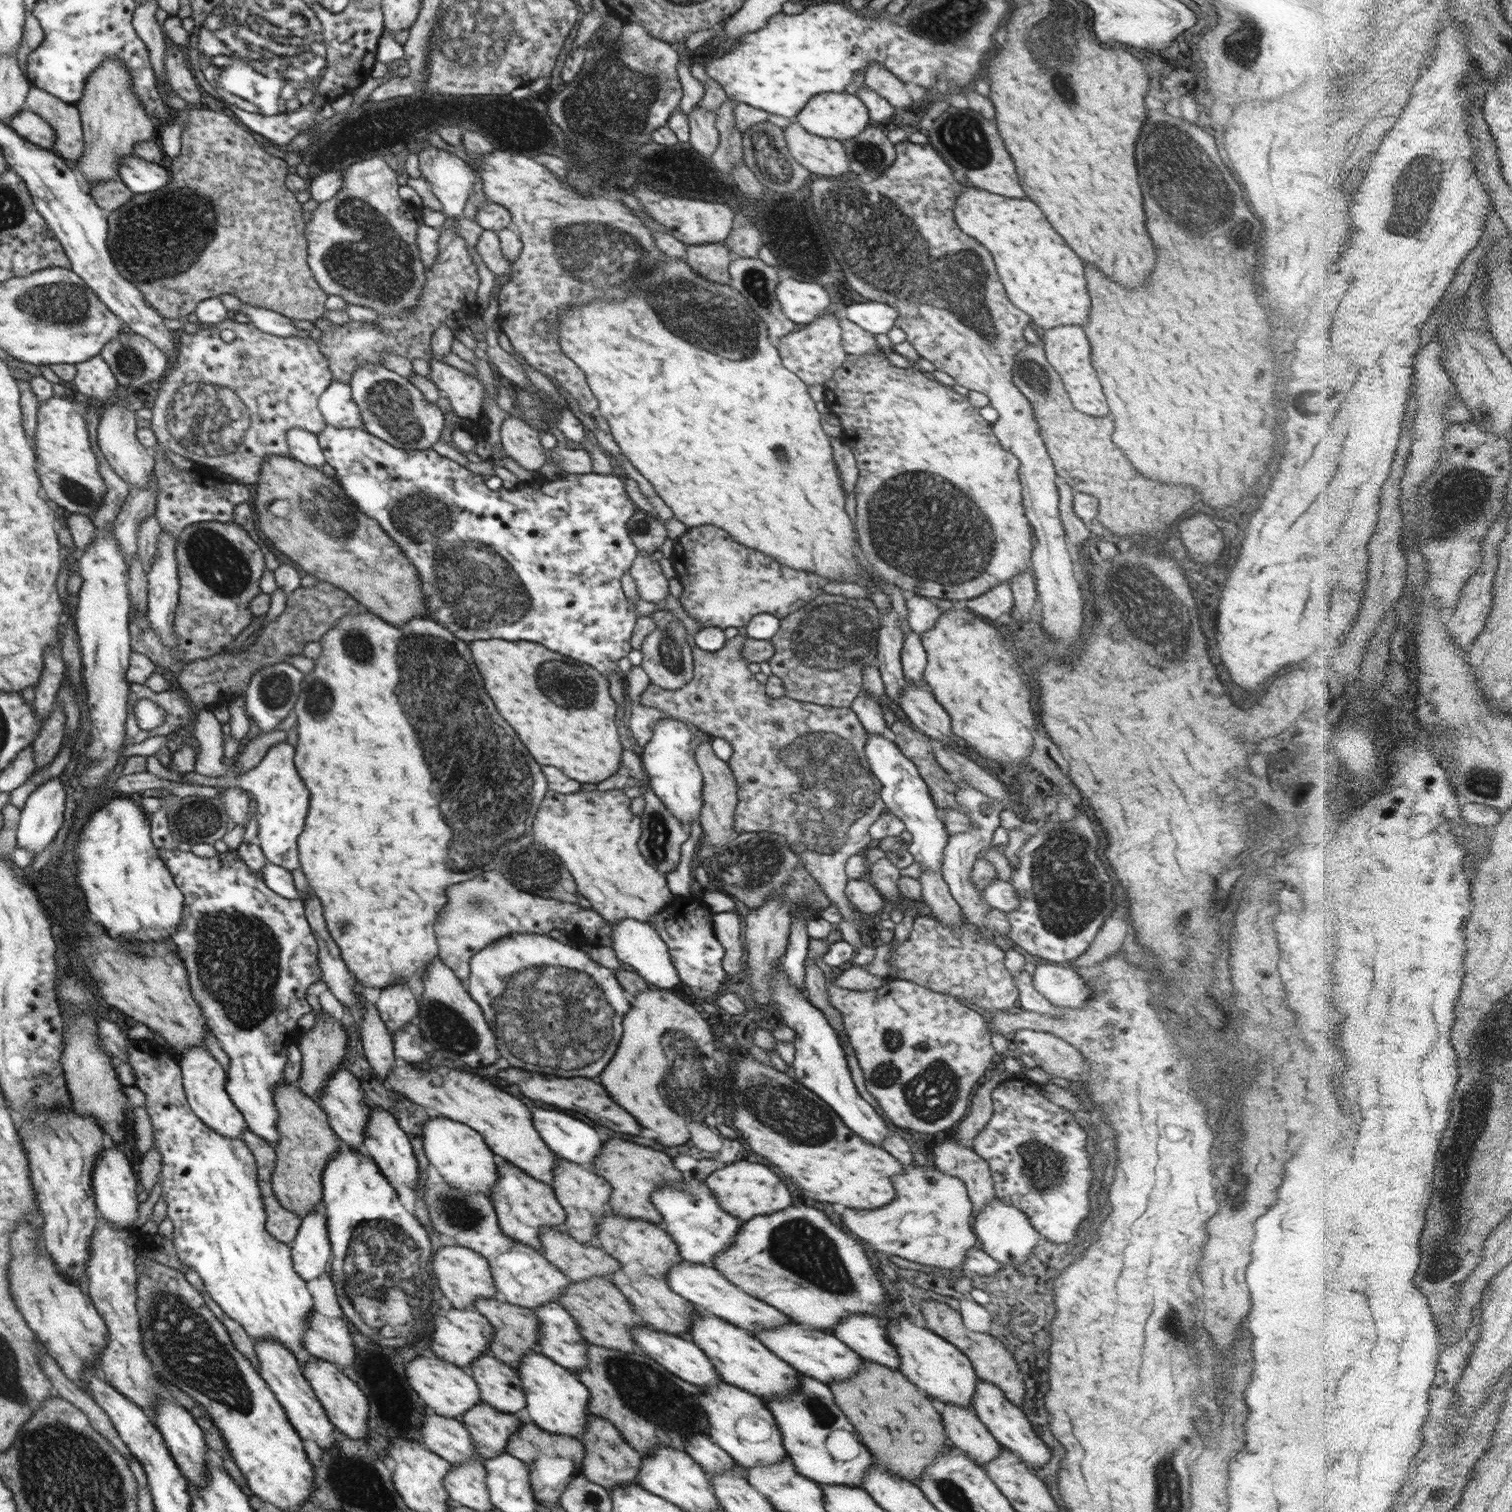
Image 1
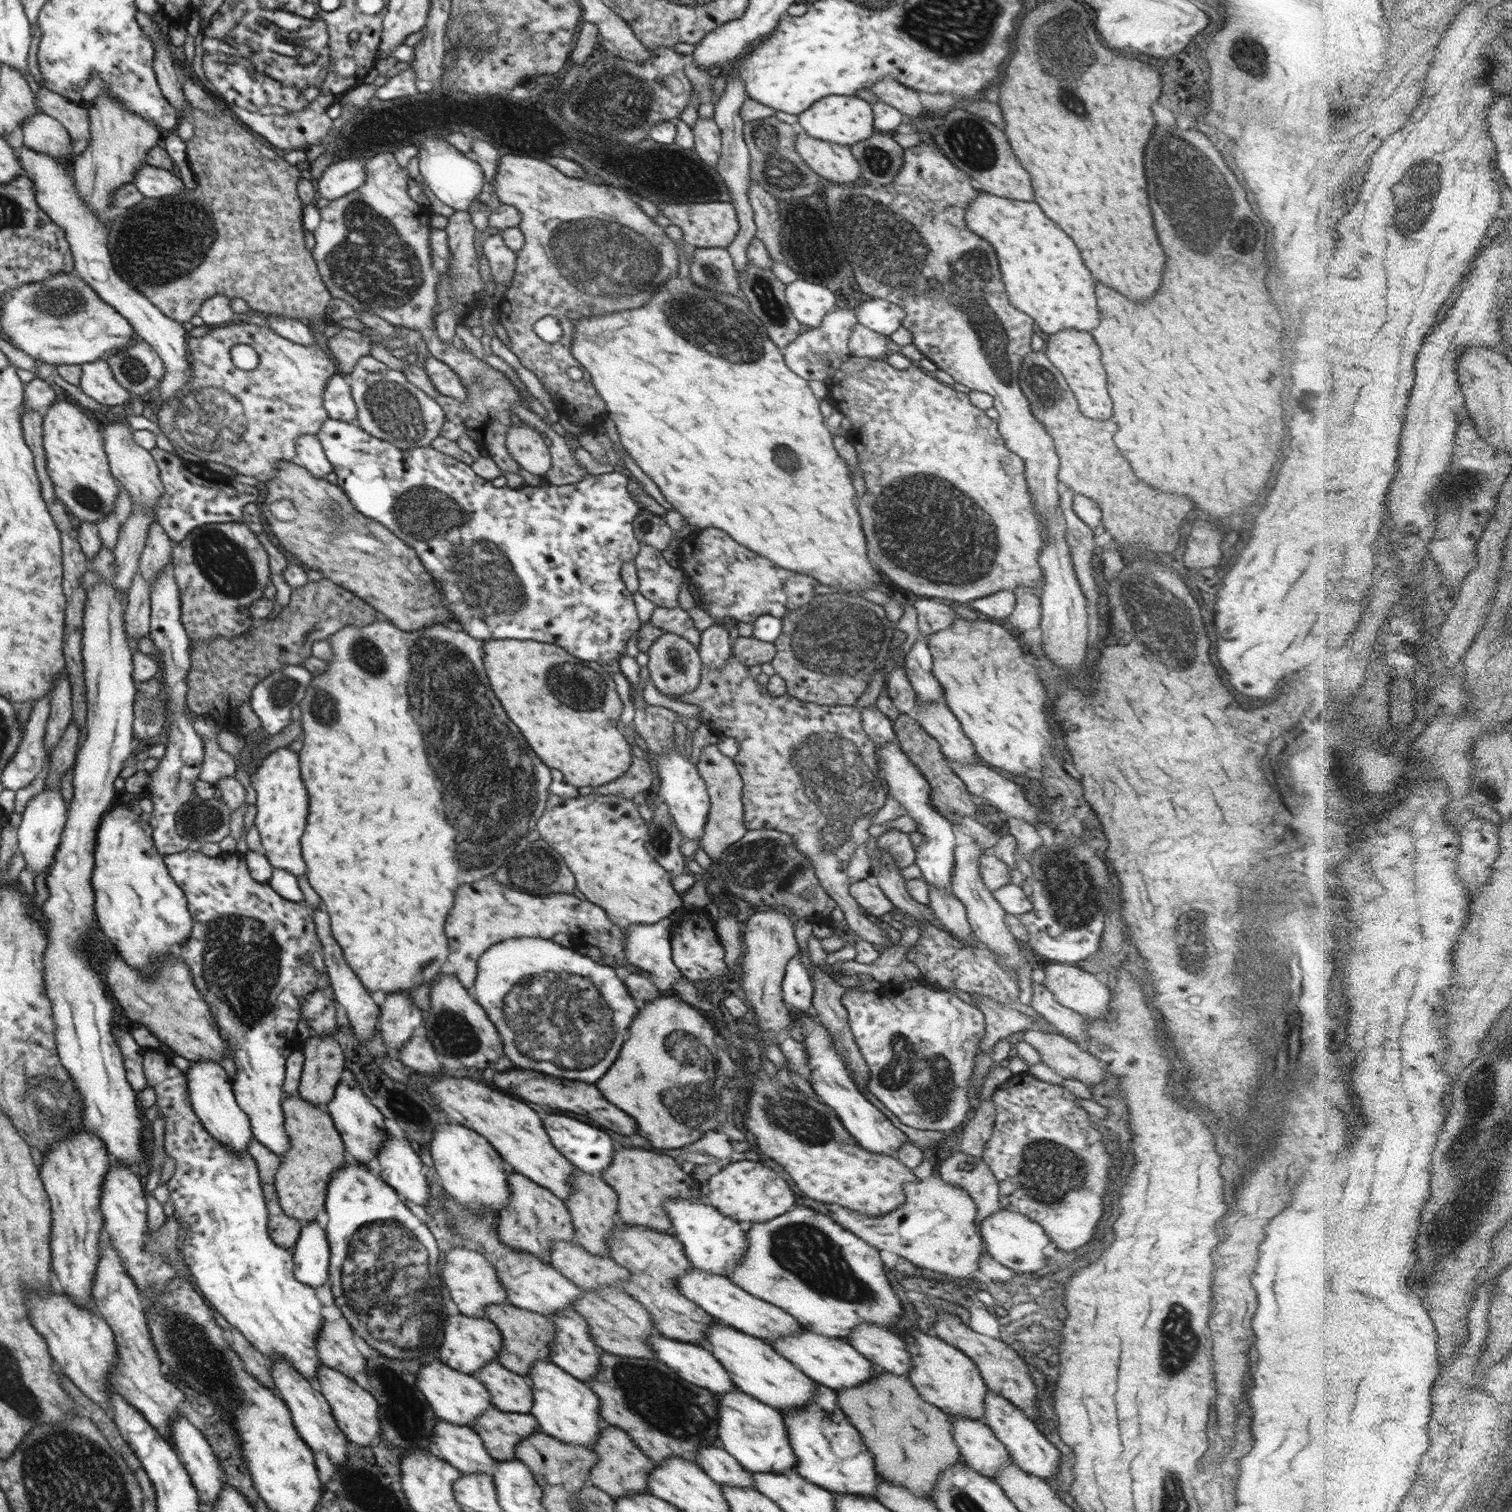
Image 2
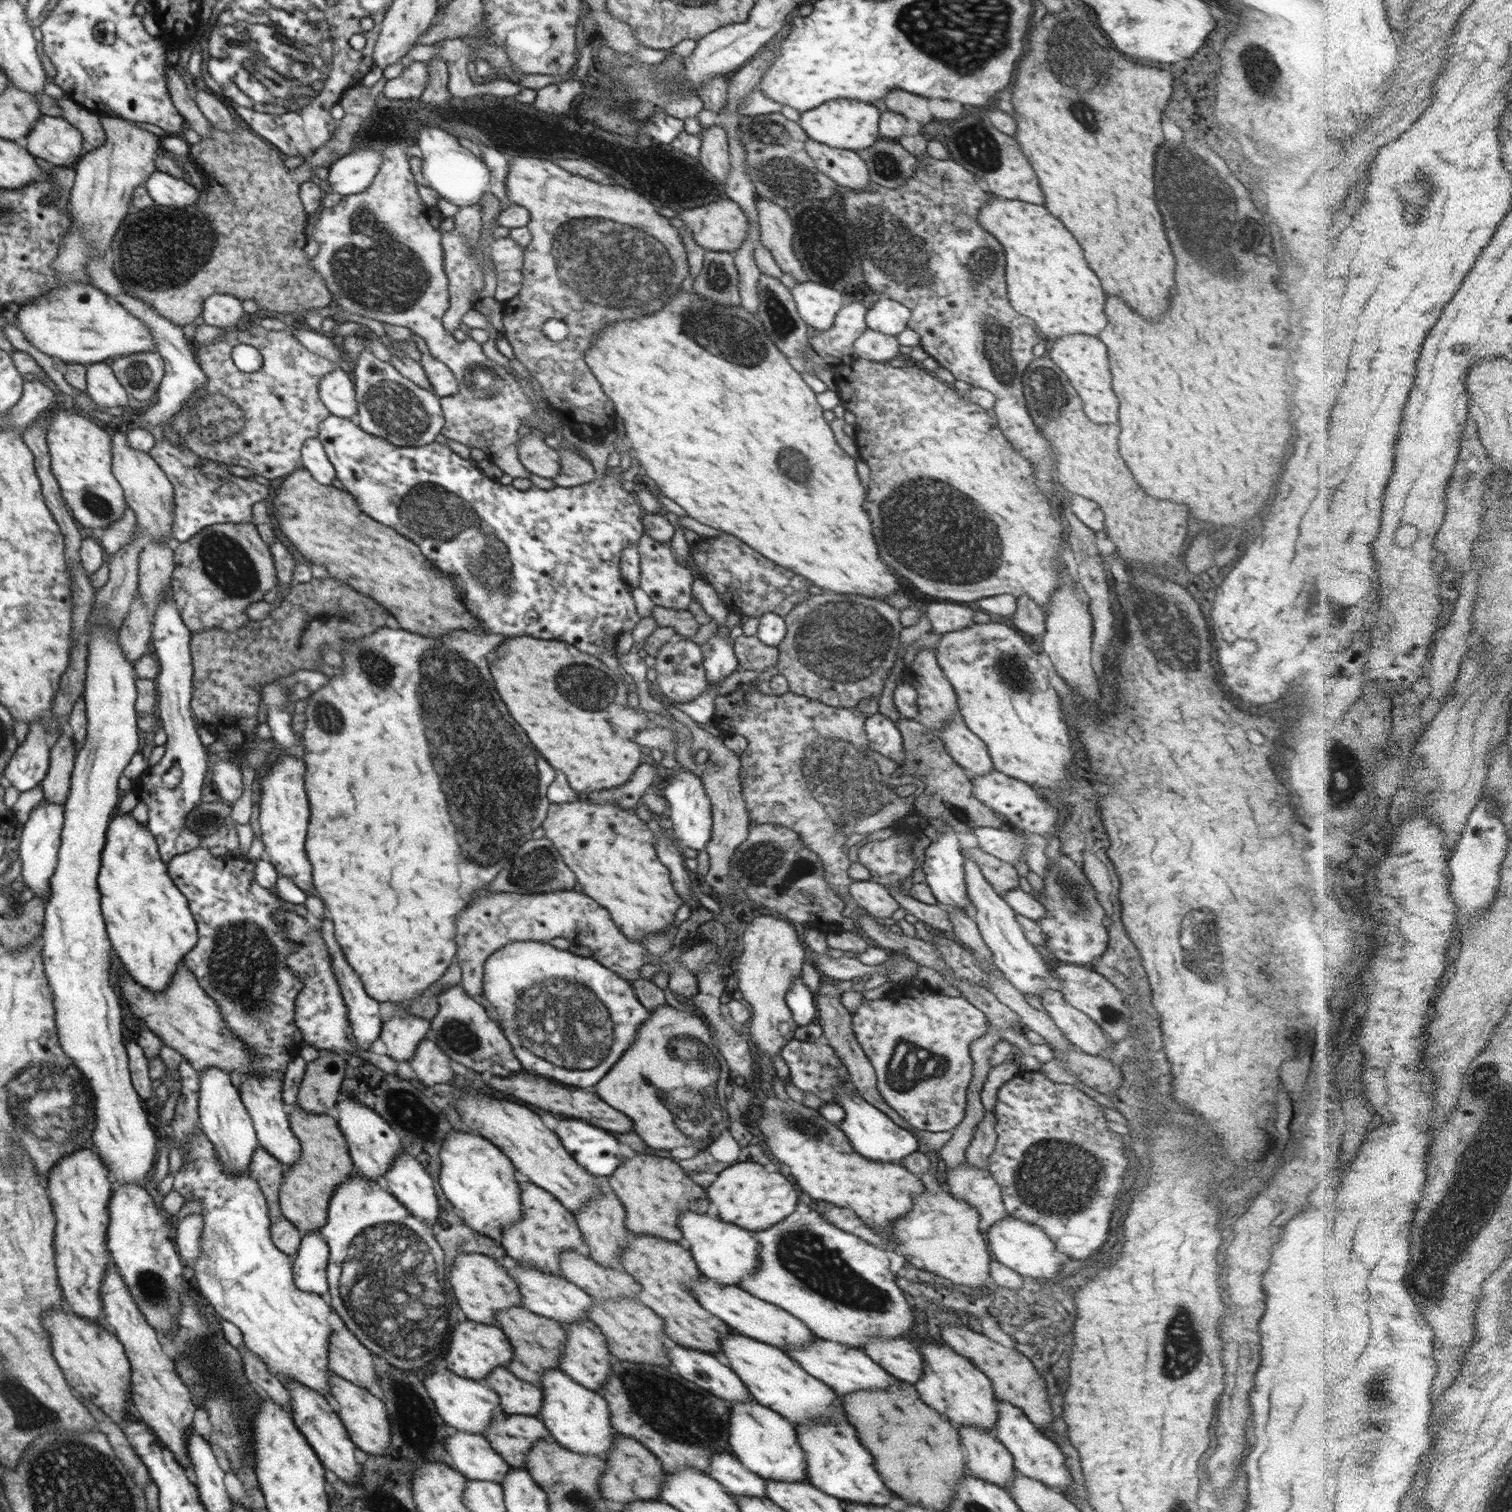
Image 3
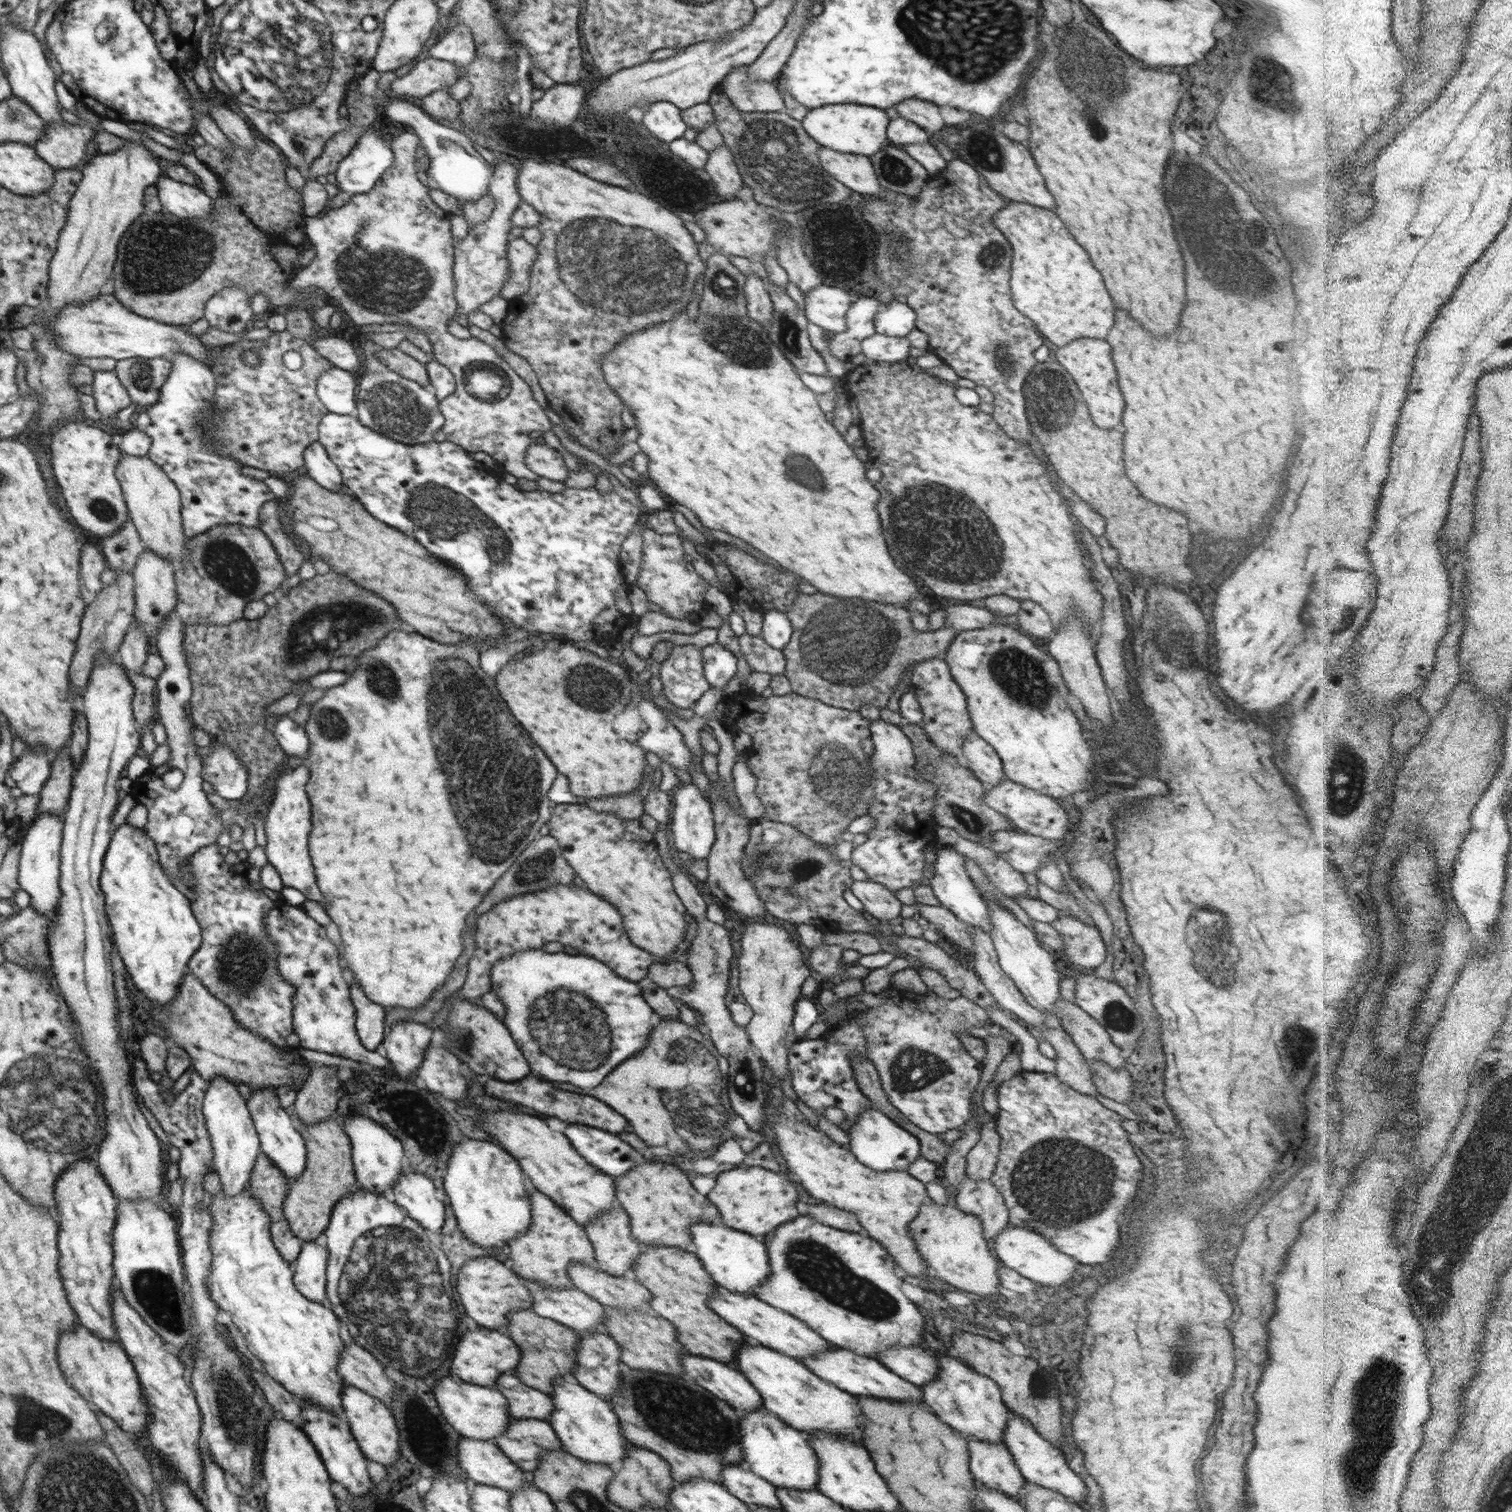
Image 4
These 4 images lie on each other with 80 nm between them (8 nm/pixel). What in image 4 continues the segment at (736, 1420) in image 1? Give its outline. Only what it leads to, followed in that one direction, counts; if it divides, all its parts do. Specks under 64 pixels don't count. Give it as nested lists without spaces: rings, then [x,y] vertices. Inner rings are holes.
[[[760,1407],[752,1412],[739,1412],[739,1442],[743,1460],[749,1464],[749,1469],[758,1476],[761,1476],[767,1482],[770,1482],[775,1488],[786,1488],[794,1491],[816,1491],[818,1482],[818,1457],[814,1449],[809,1445],[807,1432],[798,1432],[795,1428],[788,1426],[783,1420],[780,1420],[773,1412]]]

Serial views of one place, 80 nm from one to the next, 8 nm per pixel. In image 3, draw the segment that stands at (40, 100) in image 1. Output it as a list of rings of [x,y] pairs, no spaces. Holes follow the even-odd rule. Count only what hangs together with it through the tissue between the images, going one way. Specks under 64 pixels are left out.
[[[59,99],[55,102],[62,109],[61,116],[82,133],[84,153],[103,145],[105,132],[100,126],[100,119],[97,114],[86,110],[80,103],[72,99]]]

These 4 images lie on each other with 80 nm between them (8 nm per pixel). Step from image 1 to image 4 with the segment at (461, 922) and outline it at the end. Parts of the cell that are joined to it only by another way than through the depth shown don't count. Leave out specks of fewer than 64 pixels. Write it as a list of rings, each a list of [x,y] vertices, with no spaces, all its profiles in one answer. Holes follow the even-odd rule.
[[[560,884],[546,890],[520,893],[511,896],[490,907],[490,912],[476,917],[477,931],[474,934],[476,948],[467,962],[468,974],[462,988],[448,996],[441,1011],[427,1022],[431,1029],[439,1028],[447,1019],[452,1002],[456,998],[472,1000],[491,990],[491,968],[498,959],[510,956],[516,951],[542,949],[552,941],[559,941],[565,946],[572,946],[584,952],[584,955],[602,961],[608,968],[626,980],[638,982],[646,978],[648,967],[655,963],[655,958],[648,951],[638,948],[627,935],[618,909],[603,896],[580,889],[574,884]]]

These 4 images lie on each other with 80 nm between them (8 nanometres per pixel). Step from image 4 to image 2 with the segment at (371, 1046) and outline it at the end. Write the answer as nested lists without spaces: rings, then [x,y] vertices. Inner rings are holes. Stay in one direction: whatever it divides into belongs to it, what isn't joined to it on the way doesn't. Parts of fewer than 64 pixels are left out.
[[[318,908],[313,912],[313,919],[317,937],[321,942],[322,963],[324,964],[324,970],[329,976],[329,986],[332,987],[334,999],[345,1008],[347,1017],[356,1036],[362,1042],[365,1042],[374,1034],[374,1031],[378,1031],[379,1006],[374,1003],[374,1000],[372,1000],[367,992],[367,988],[361,983],[356,973],[345,961],[343,950],[336,940],[334,940],[333,934],[331,933],[331,918],[329,914]]]

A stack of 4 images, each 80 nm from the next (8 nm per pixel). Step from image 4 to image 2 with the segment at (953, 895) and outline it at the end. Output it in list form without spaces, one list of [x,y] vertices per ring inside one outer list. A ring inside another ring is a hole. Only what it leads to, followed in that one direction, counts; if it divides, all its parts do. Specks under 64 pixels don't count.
[[[898,743],[884,744],[877,748],[875,754],[880,759],[880,772],[888,783],[888,797],[898,801],[906,815],[911,816],[917,824],[917,831],[922,834],[920,845],[915,847],[916,863],[922,871],[922,878],[930,885],[936,885],[941,889],[948,889],[951,892],[951,878],[954,874],[954,847],[956,839],[952,833],[953,824],[942,816],[935,806],[930,804],[930,785],[922,776],[922,773],[908,760],[906,754],[901,750]]]

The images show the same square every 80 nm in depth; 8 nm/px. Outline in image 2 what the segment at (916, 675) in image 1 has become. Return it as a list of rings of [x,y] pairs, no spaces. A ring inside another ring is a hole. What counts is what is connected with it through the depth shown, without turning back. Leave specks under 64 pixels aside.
[[[917,640],[905,659],[905,673],[917,692],[918,703],[944,703],[943,688],[932,674],[932,655],[925,641]]]

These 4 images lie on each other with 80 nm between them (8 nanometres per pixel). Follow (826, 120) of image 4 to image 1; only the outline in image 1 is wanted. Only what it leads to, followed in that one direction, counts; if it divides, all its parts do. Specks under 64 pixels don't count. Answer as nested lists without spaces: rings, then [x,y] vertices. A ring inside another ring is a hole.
[[[825,92],[816,94],[797,114],[796,120],[810,134],[821,136],[822,138],[831,138],[834,140],[843,140],[859,135],[866,126],[872,124],[866,105],[856,95],[846,92]]]

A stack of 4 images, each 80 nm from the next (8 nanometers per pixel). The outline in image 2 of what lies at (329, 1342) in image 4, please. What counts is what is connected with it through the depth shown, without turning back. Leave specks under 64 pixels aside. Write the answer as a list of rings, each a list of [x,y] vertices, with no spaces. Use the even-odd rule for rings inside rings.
[[[146,1049],[142,1050],[143,1058],[143,1071],[147,1080],[147,1086],[154,1089],[155,1100],[157,1111],[159,1116],[164,1118],[164,1150],[166,1156],[174,1158],[176,1162],[174,1174],[166,1183],[169,1192],[169,1200],[172,1200],[174,1205],[174,1218],[178,1221],[180,1225],[179,1235],[186,1237],[184,1243],[179,1250],[182,1252],[183,1258],[185,1259],[185,1264],[189,1267],[192,1273],[191,1280],[194,1286],[205,1298],[206,1302],[210,1302],[210,1306],[215,1312],[220,1313],[231,1325],[234,1325],[242,1334],[245,1336],[246,1340],[250,1342],[264,1356],[267,1356],[270,1360],[283,1359],[289,1360],[289,1363],[294,1365],[294,1368],[302,1375],[307,1378],[310,1382],[315,1382],[315,1376],[317,1375],[317,1368],[322,1366],[321,1360],[318,1358],[318,1345],[316,1345],[316,1340],[318,1340],[318,1333],[323,1325],[324,1318],[322,1316],[322,1303],[317,1297],[317,1292],[314,1288],[309,1287],[306,1284],[302,1284],[296,1280],[294,1276],[294,1263],[292,1251],[284,1248],[278,1247],[272,1241],[269,1234],[268,1228],[268,1212],[265,1202],[265,1196],[263,1195],[263,1190],[261,1187],[261,1180],[259,1177],[259,1170],[256,1166],[256,1161],[250,1153],[244,1153],[243,1155],[235,1155],[234,1151],[231,1151],[226,1145],[223,1145],[216,1140],[201,1123],[201,1120],[194,1114],[193,1108],[191,1107],[191,1102],[189,1101],[189,1096],[187,1095],[187,1080],[183,1073],[174,1065],[172,1060],[159,1050]]]

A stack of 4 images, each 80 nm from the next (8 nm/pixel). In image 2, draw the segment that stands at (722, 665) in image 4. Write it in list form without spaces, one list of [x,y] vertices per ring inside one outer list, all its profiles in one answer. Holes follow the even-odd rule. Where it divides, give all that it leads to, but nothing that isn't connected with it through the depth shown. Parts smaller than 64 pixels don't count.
[[[712,625],[703,630],[697,650],[701,662],[707,667],[711,669],[723,667],[733,652],[728,628],[722,625]]]

